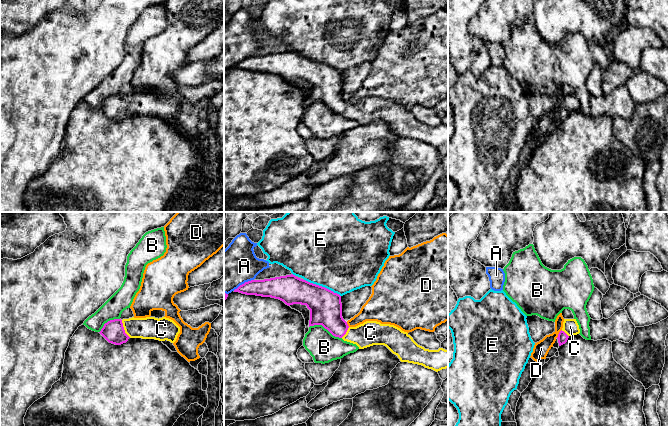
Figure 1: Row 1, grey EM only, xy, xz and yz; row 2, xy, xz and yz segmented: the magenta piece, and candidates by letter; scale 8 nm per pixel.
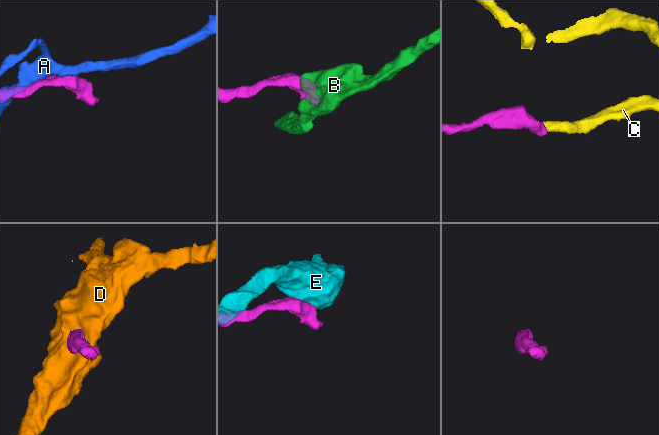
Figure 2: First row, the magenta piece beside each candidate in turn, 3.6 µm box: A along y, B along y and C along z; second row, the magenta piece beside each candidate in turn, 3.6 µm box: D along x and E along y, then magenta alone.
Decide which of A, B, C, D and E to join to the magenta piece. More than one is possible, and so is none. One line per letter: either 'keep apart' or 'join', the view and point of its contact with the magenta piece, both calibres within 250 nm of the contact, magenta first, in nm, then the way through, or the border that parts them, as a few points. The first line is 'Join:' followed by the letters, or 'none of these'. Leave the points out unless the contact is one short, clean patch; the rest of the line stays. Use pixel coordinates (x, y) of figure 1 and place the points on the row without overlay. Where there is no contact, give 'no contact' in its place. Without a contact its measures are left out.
Join: C
A: keep apart; meets magenta in xz at (244, 59); 160 nm thick on the magenta side, 340 nm on the other
B: keep apart; meets magenta in xz at (325, 104); 260 nm thick on the magenta side, 240 nm on the other
C: join; meets magenta in xy at (123, 105); 180 nm thick on the magenta side, 180 nm on the other; runs through xy (113, 107), (123, 105), (150, 103)
D: keep apart; meets magenta in yz at (559, 109); 80 nm thick on the magenta side, 120 nm on the other; border along yz (561, 105), (556, 113)
E: keep apart; meets magenta in xz at (321, 62); 260 nm thick on the magenta side, 500 nm on the other

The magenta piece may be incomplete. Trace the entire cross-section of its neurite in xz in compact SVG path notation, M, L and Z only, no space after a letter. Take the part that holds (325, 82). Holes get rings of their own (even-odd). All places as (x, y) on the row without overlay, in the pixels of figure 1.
M293 50L251 56L240 61L234 68L279 75L288 82L306 81L310 86L309 103L322 101L333 112L356 120L359 125L384 121L397 131L401 138L422 141L436 148L448 144L448 126L425 125L407 108L394 101L366 97L356 103L349 103L342 93L339 70Z

